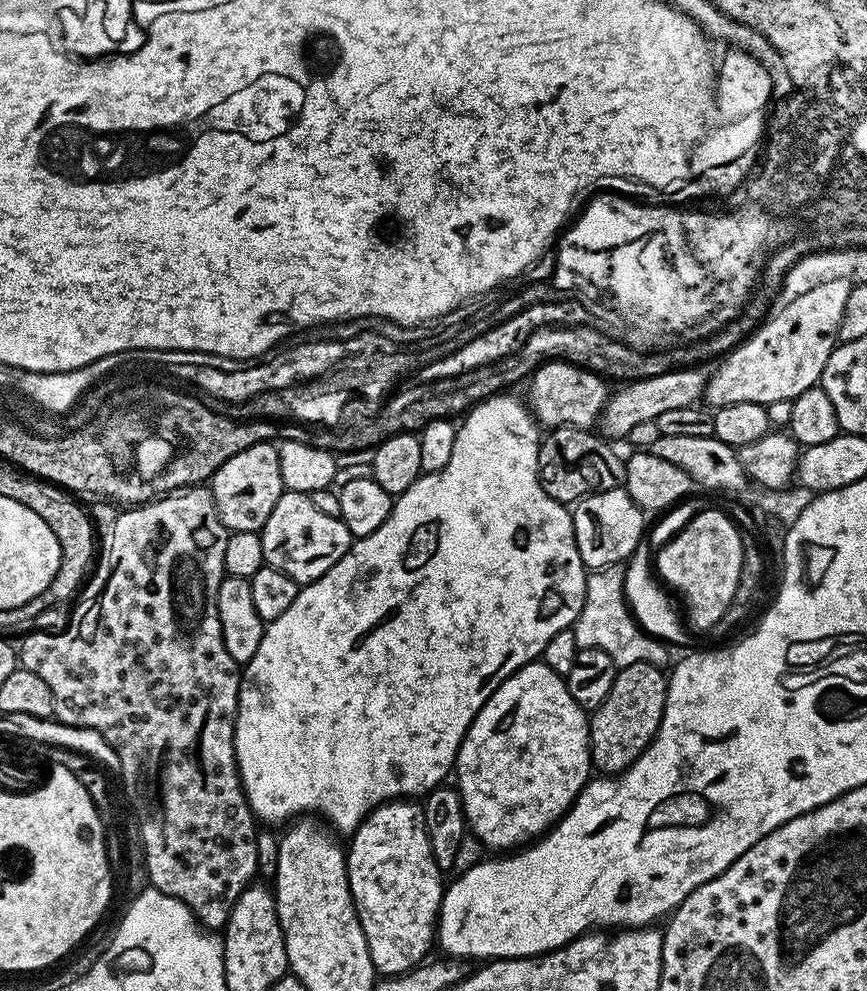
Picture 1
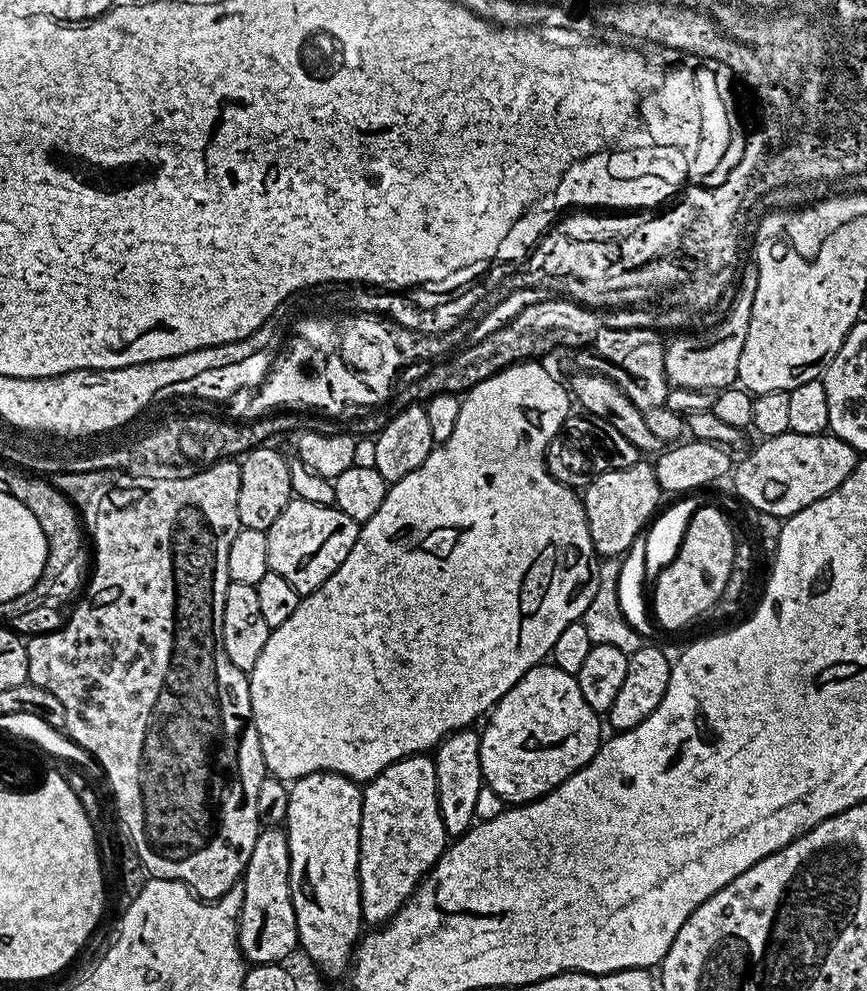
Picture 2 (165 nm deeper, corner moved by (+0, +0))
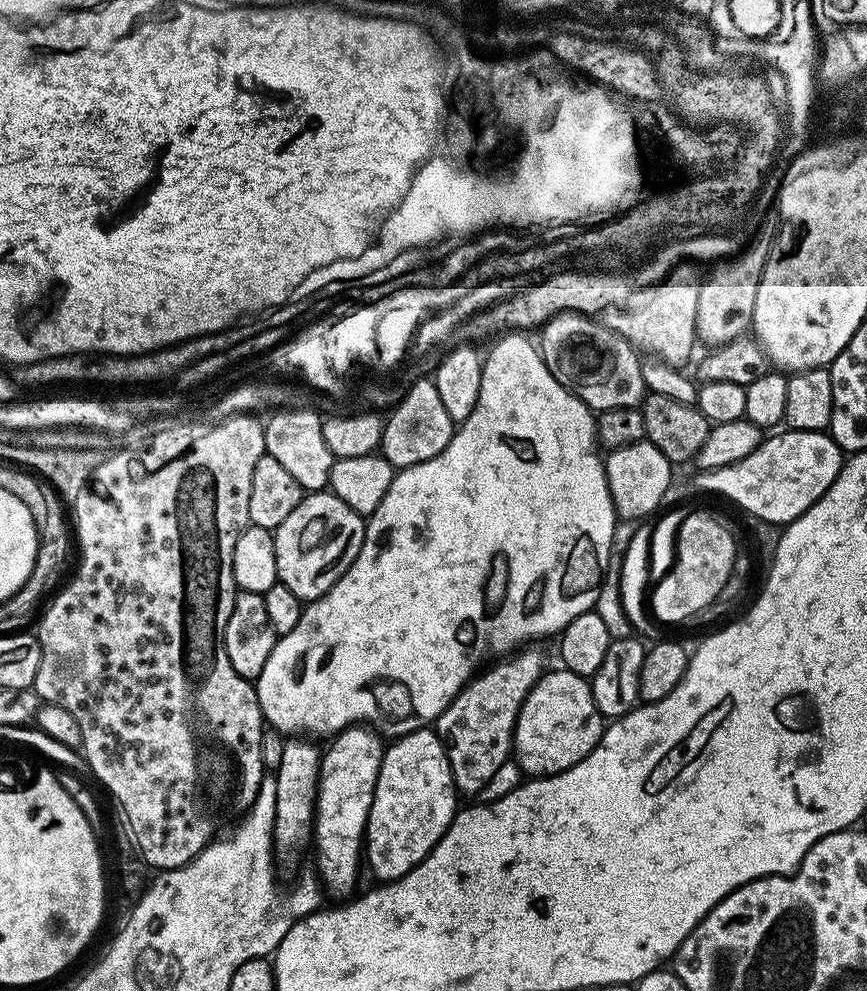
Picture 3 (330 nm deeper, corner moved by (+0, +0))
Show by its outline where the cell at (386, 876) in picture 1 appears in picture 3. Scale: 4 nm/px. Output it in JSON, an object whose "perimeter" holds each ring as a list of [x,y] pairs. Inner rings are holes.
{"perimeter":[[[431,727],[419,728],[405,736],[397,736],[384,749],[384,757],[382,758],[382,766],[378,770],[378,782],[374,786],[374,802],[370,806],[370,814],[368,815],[368,827],[366,829],[366,864],[372,867],[372,872],[377,876],[377,881],[387,882],[389,880],[397,880],[411,872],[414,866],[418,866],[432,852],[432,847],[439,842],[446,834],[446,830],[452,825],[452,819],[458,811],[458,793],[456,783],[452,777],[450,770],[450,762],[448,761],[448,750],[444,747],[443,740]]]}

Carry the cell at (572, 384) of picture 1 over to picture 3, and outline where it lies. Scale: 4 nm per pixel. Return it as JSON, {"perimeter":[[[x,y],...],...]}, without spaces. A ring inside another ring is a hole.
{"perimeter":[[[669,278],[649,288],[640,288],[628,300],[624,312],[622,335],[641,353],[655,358],[672,368],[683,369],[698,345],[696,319],[700,284],[692,280]]]}

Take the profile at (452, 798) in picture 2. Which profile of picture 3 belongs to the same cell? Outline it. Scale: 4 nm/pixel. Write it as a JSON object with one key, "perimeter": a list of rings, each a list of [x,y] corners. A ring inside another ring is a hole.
{"perimeter":[[[525,646],[472,677],[468,685],[446,706],[444,713],[434,721],[435,731],[448,750],[448,761],[457,793],[475,797],[494,778],[498,766],[509,763],[512,735],[516,719],[522,710],[526,694],[540,681],[546,665],[536,646]]]}

